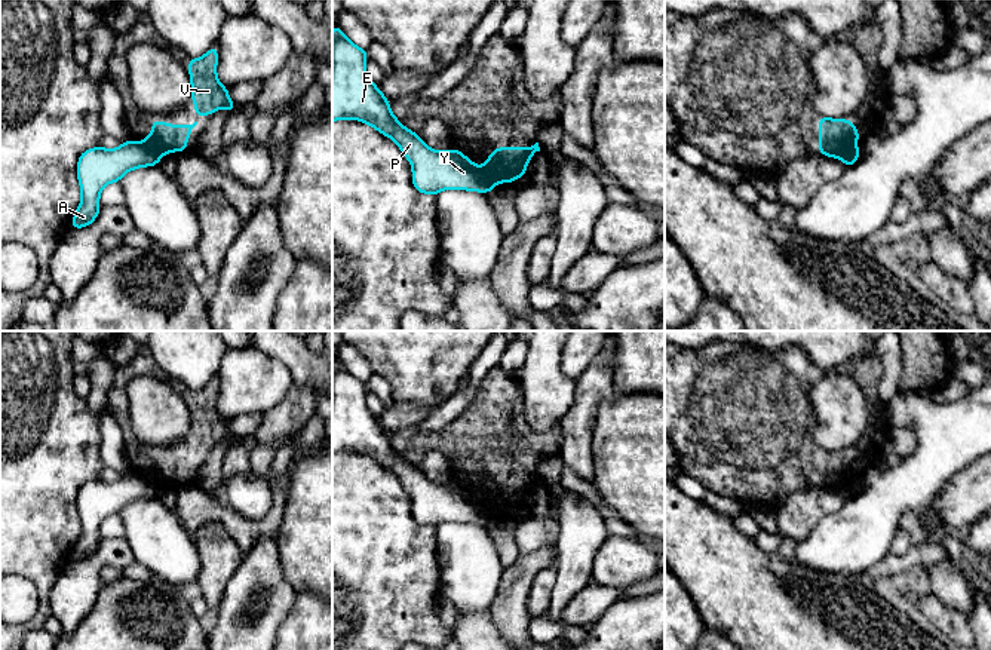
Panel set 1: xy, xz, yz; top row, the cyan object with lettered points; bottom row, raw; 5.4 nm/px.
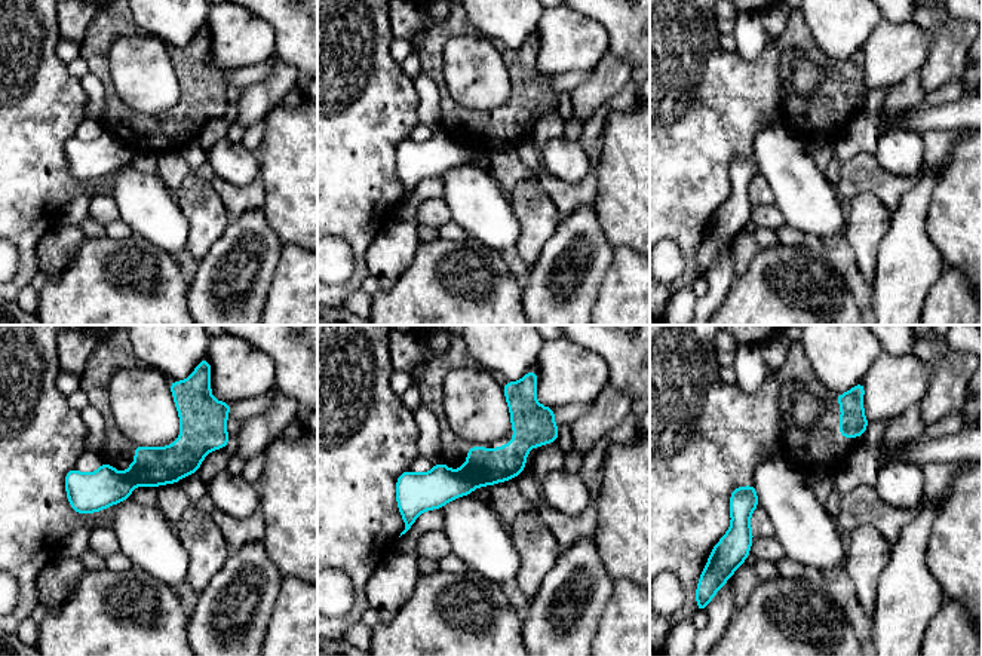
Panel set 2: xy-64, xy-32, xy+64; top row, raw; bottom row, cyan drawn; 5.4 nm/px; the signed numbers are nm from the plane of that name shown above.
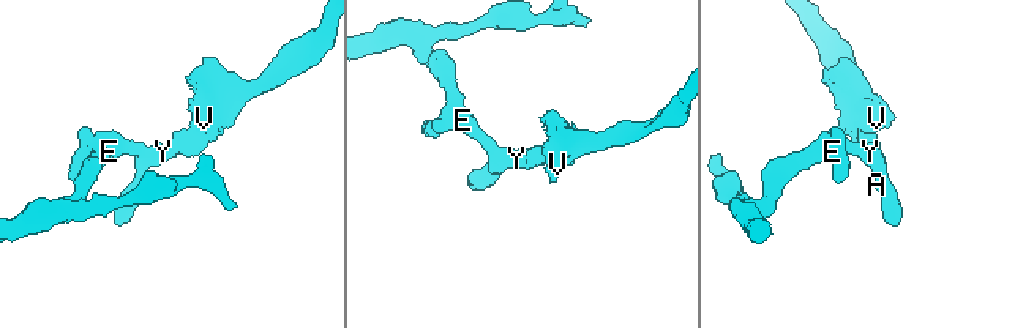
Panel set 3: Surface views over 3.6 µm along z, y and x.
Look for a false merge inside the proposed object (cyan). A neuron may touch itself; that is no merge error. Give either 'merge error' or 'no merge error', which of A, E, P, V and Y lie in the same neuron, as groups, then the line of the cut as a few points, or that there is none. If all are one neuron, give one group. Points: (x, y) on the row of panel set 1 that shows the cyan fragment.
merge error; A E P Y / V; cut in xy along (140, 143), (160, 156)

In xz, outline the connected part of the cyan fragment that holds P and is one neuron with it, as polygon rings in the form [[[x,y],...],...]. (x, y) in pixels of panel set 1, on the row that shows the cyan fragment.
[[[341,28],[332,31],[332,122],[355,119],[392,138],[411,162],[414,188],[426,194],[442,190],[490,193],[493,186],[458,150],[436,151],[408,131],[390,111],[389,99],[365,70],[366,50],[353,45]]]

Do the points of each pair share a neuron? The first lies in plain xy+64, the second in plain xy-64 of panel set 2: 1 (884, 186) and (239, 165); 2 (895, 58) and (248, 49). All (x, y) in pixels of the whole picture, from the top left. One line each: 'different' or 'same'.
1: different
2: same

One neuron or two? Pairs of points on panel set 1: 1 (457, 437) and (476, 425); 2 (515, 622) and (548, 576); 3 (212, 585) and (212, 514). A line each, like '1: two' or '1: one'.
1: one
2: two
3: two

